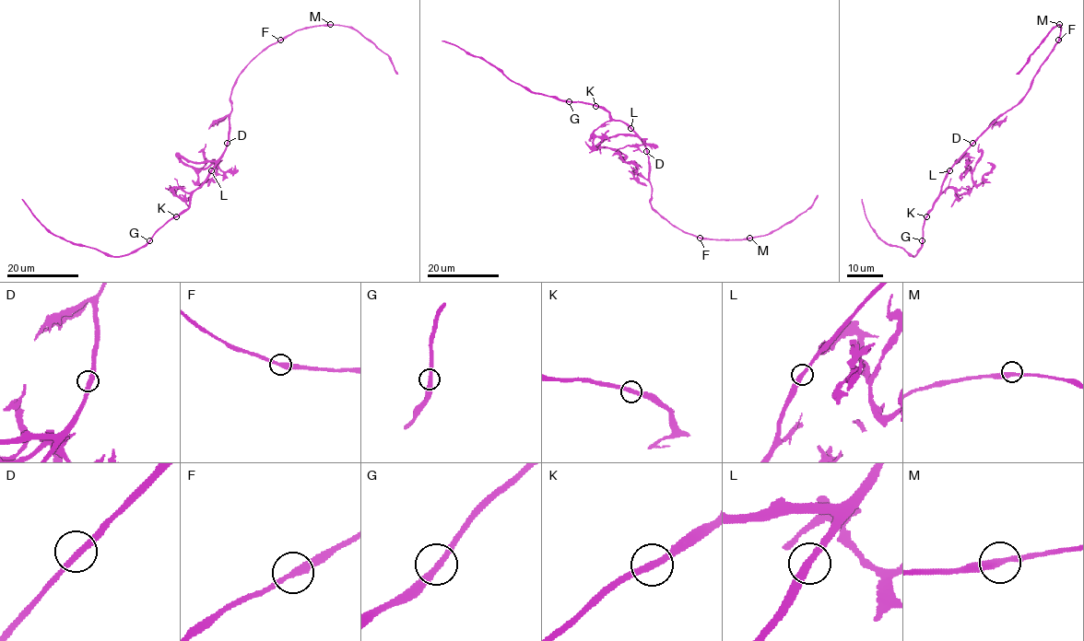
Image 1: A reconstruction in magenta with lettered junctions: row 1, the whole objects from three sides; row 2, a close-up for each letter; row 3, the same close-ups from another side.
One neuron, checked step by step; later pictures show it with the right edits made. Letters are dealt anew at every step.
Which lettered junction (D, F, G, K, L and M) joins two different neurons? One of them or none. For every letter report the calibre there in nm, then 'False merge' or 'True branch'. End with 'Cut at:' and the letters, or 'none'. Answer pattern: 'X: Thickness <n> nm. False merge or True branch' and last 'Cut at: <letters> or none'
D: Thickness 340 nm. True branch
F: Thickness 320 nm. True branch
G: Thickness 300 nm. True branch
K: Thickness 300 nm. True branch
L: Thickness 320 nm. True branch
M: Thickness 320 nm. True branch
Cut at: none

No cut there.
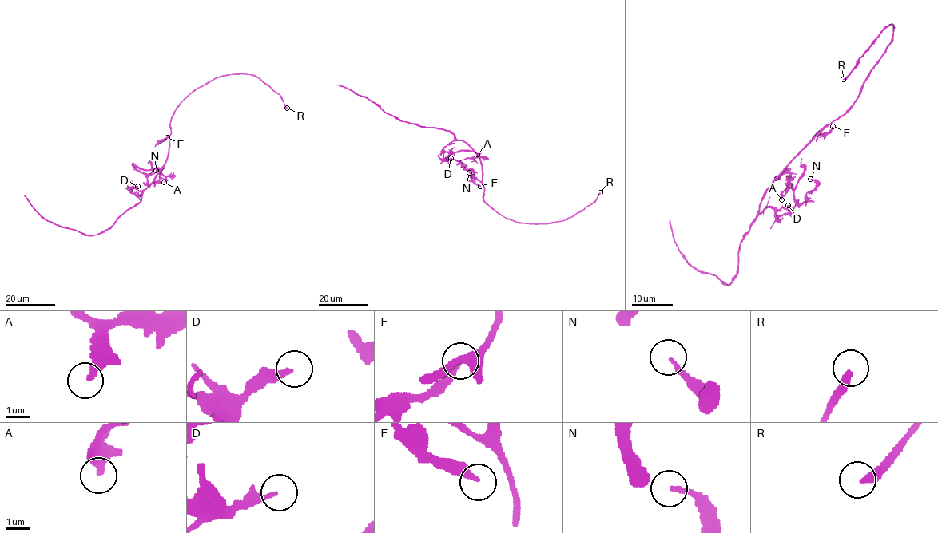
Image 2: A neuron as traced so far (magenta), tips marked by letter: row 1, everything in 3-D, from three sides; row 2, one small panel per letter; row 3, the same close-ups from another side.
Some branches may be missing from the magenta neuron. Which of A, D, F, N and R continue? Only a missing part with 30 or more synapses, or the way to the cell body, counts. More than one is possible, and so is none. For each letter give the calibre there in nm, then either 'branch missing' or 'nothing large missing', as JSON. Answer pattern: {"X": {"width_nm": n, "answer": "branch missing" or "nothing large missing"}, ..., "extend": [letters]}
{"A": {"width_nm": 380, "answer": "nothing large missing"}, "D": {"width_nm": 200, "answer": "nothing large missing"}, "F": {"width_nm": 220, "answer": "nothing large missing"}, "N": {"width_nm": 160, "answer": "nothing large missing"}, "R": {"width_nm": 320, "answer": "branch missing"}, "extend": ["R"]}

